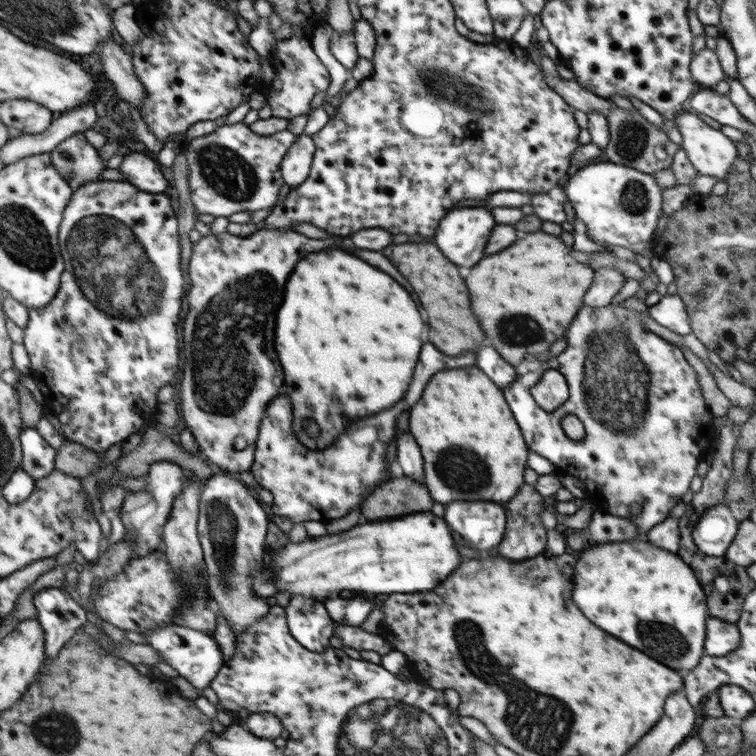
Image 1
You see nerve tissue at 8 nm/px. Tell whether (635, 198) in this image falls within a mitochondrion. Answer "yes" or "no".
yes

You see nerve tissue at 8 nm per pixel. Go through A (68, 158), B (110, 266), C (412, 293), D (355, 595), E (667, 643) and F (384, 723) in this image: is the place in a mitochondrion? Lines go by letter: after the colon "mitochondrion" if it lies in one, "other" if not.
A: mitochondrion
B: mitochondrion
C: other
D: other
E: mitochondrion
F: mitochondrion

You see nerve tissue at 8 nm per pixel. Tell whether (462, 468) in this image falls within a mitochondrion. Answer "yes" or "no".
yes

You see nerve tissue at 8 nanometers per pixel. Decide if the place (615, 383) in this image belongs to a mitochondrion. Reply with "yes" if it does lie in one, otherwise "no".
yes

